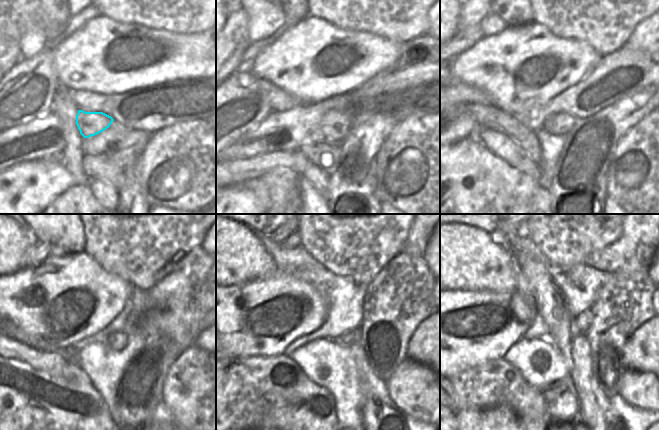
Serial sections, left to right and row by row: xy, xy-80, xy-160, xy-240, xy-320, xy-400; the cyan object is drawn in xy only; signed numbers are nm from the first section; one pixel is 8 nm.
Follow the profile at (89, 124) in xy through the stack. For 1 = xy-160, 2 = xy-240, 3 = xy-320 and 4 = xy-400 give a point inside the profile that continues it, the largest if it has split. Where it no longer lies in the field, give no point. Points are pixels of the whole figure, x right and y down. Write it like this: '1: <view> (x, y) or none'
1: xy-160 (561, 123)
2: xy-240 (116, 341)
3: xy-320 (352, 335)
4: xy-400 (583, 321)

